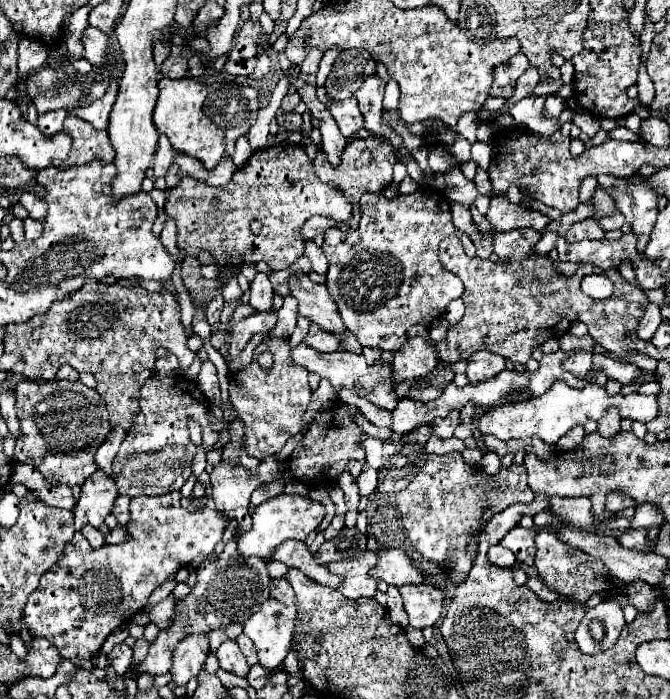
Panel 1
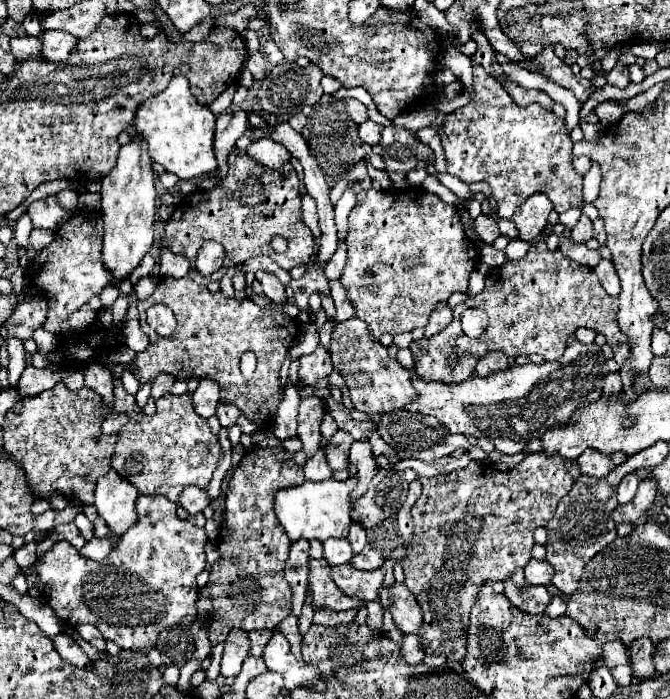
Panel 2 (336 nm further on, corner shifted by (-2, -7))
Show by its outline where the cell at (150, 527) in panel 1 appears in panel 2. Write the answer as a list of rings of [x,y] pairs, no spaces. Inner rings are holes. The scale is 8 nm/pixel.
[[[141,495],[137,499],[137,515],[139,515],[137,523],[119,537],[117,547],[109,553],[105,565],[103,561],[97,563],[79,555],[79,551],[71,547],[67,541],[57,541],[39,563],[39,577],[43,581],[43,597],[47,599],[49,607],[61,621],[73,627],[81,623],[91,623],[101,631],[101,635],[107,641],[117,643],[121,649],[135,649],[147,653],[155,645],[157,635],[165,627],[171,627],[175,623],[191,625],[195,621],[197,615],[195,601],[199,595],[195,577],[207,565],[205,561],[207,535],[203,527],[195,527],[187,519],[179,519],[177,505],[163,495],[159,497]]]

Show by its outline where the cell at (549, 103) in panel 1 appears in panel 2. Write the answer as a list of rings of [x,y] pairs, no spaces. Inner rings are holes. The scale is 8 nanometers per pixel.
[[[473,63],[473,81],[473,101],[447,115],[443,127],[439,129],[441,145],[447,157],[447,173],[465,183],[487,181],[493,189],[499,217],[509,219],[513,211],[533,193],[545,193],[557,213],[581,207],[583,175],[579,175],[571,163],[573,141],[565,129],[565,119],[537,103],[519,107],[503,85],[495,77],[487,75],[477,63]],[[461,119],[463,123],[459,123]],[[461,125],[463,129],[459,129]]]

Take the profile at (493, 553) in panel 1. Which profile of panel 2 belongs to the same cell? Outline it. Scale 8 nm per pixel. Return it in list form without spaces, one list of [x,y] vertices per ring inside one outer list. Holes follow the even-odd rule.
[[[531,559],[523,571],[525,571],[525,579],[531,585],[549,585],[551,577],[553,577],[553,569],[545,559],[543,561]]]

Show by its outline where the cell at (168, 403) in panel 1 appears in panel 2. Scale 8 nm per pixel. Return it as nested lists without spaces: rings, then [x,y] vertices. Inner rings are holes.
[[[163,395],[157,401],[157,413],[145,415],[137,423],[123,425],[113,453],[113,469],[127,477],[141,495],[165,495],[177,503],[185,487],[207,487],[221,459],[221,445],[211,433],[207,419],[193,411],[191,395]]]

